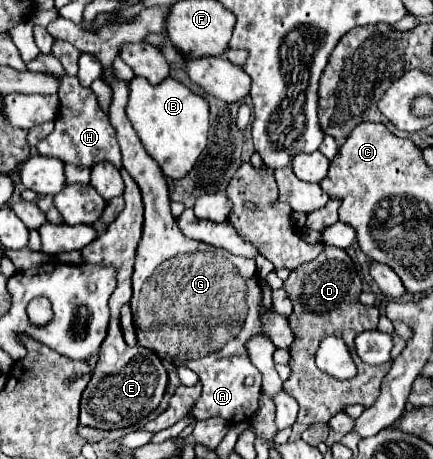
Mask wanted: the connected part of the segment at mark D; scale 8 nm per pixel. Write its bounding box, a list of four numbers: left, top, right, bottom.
[284,245,392,425]

